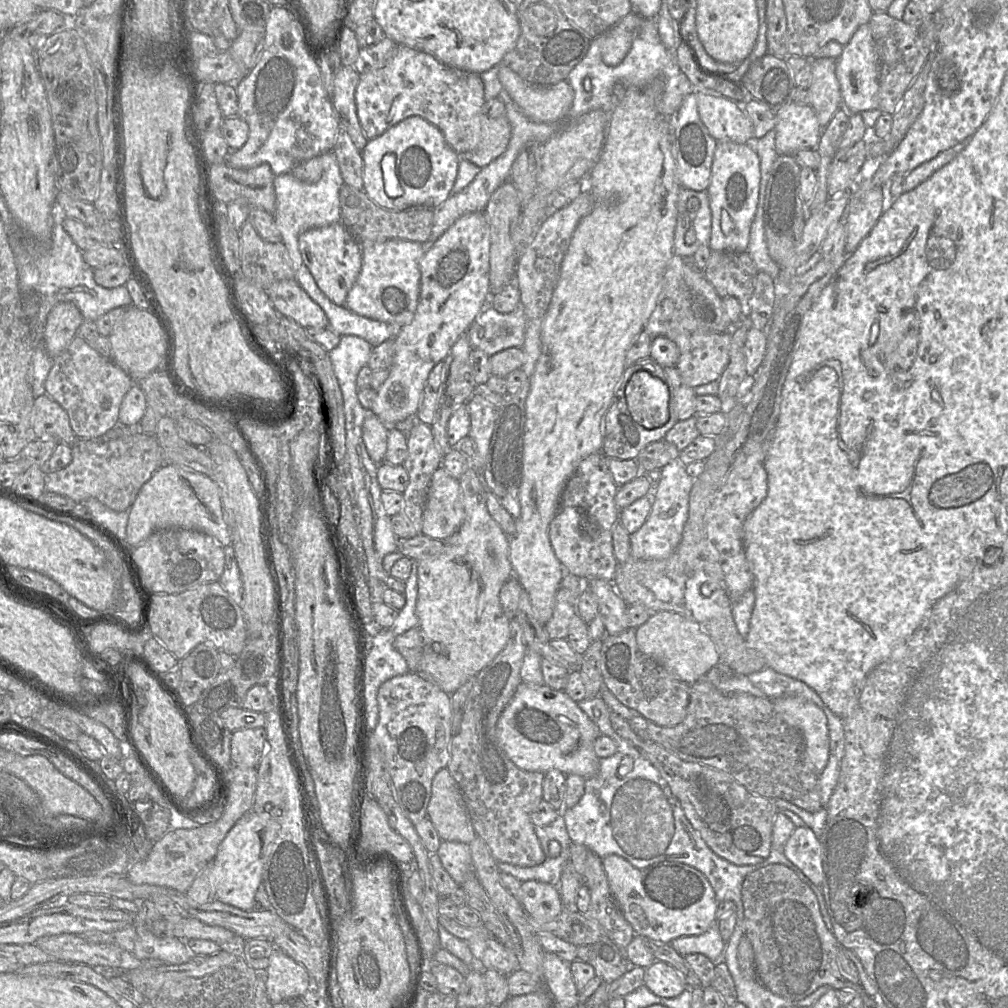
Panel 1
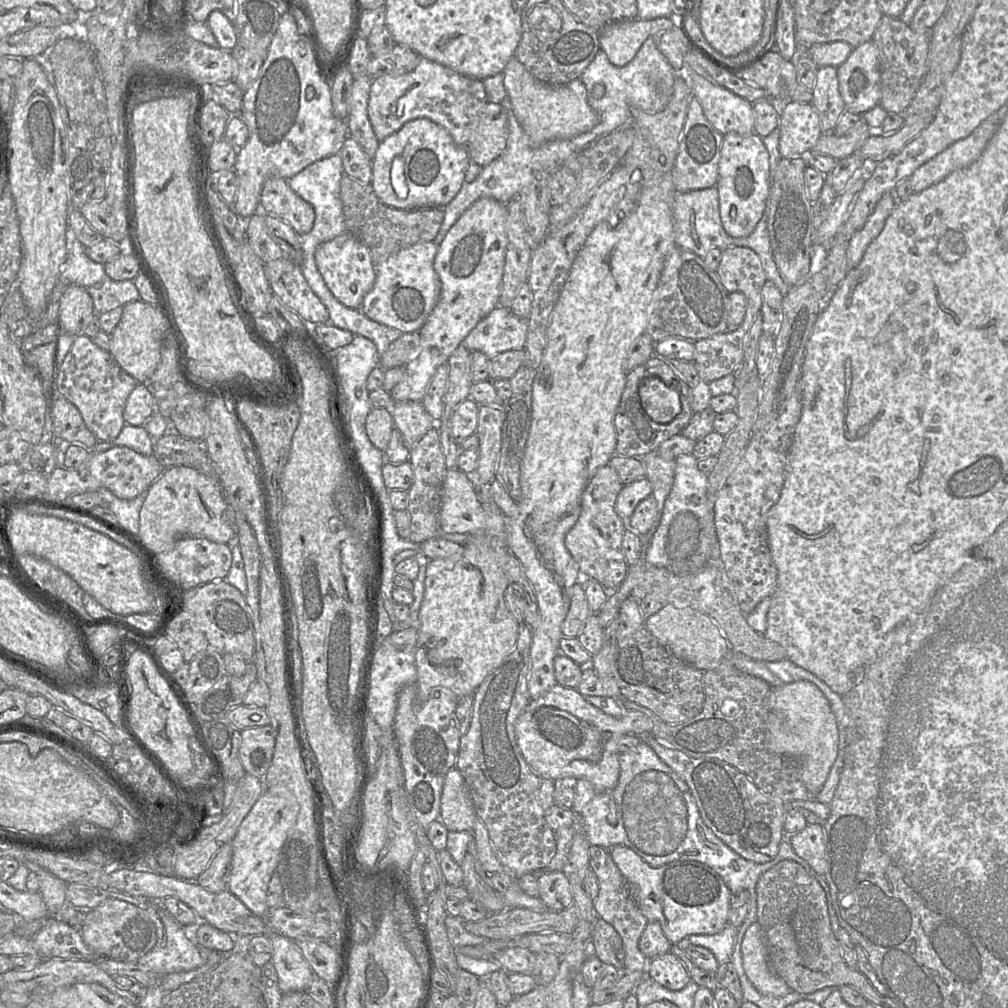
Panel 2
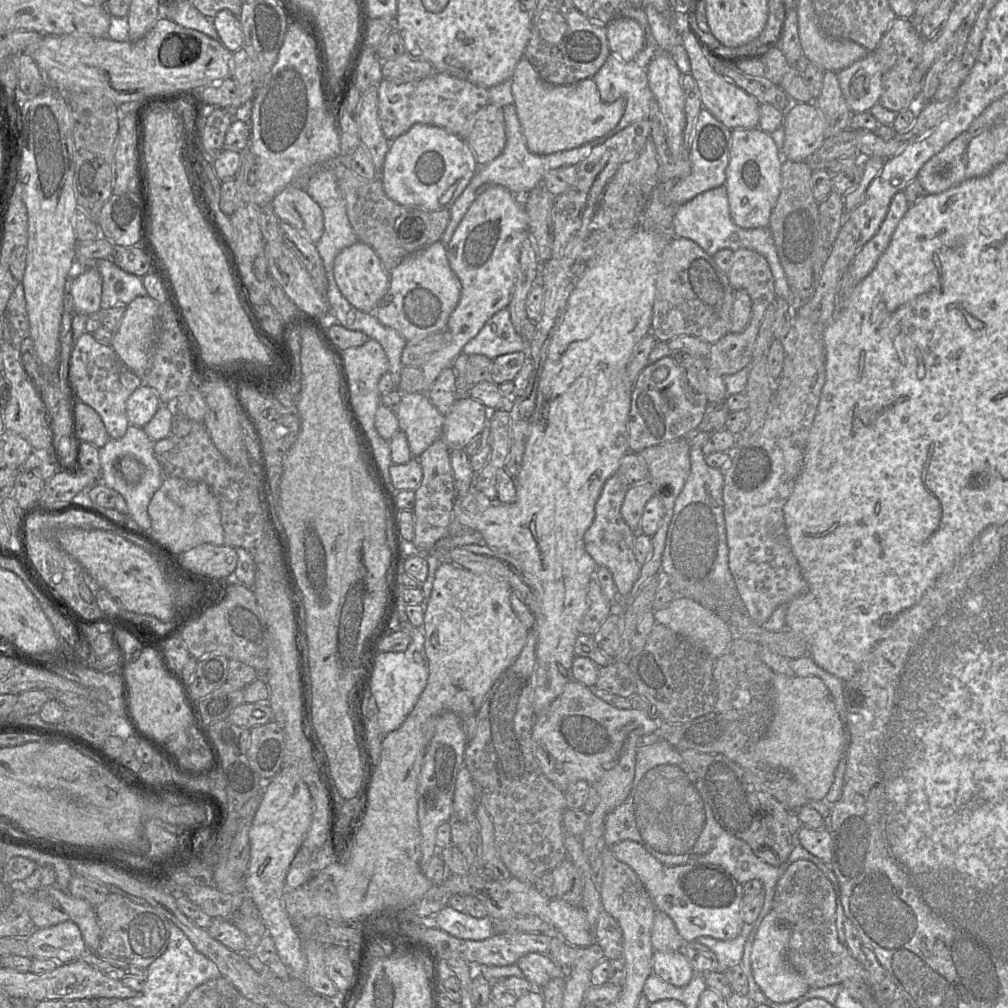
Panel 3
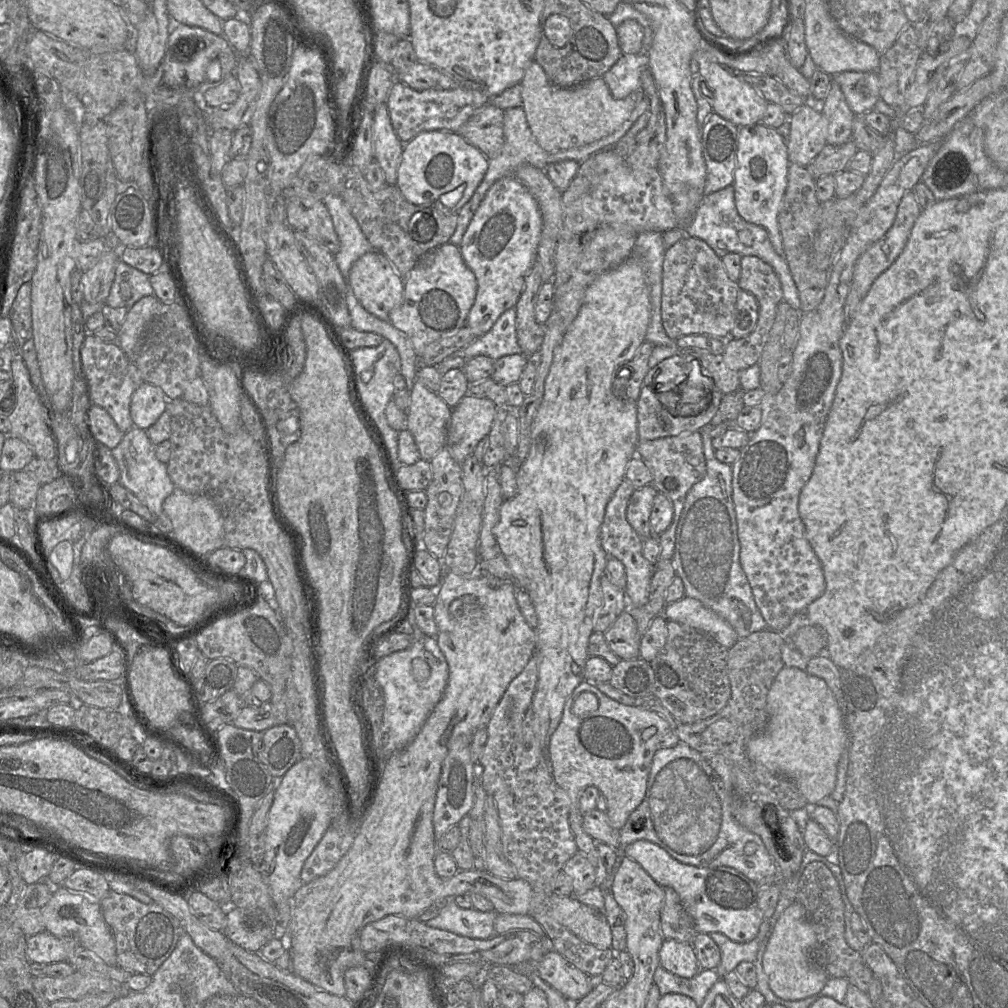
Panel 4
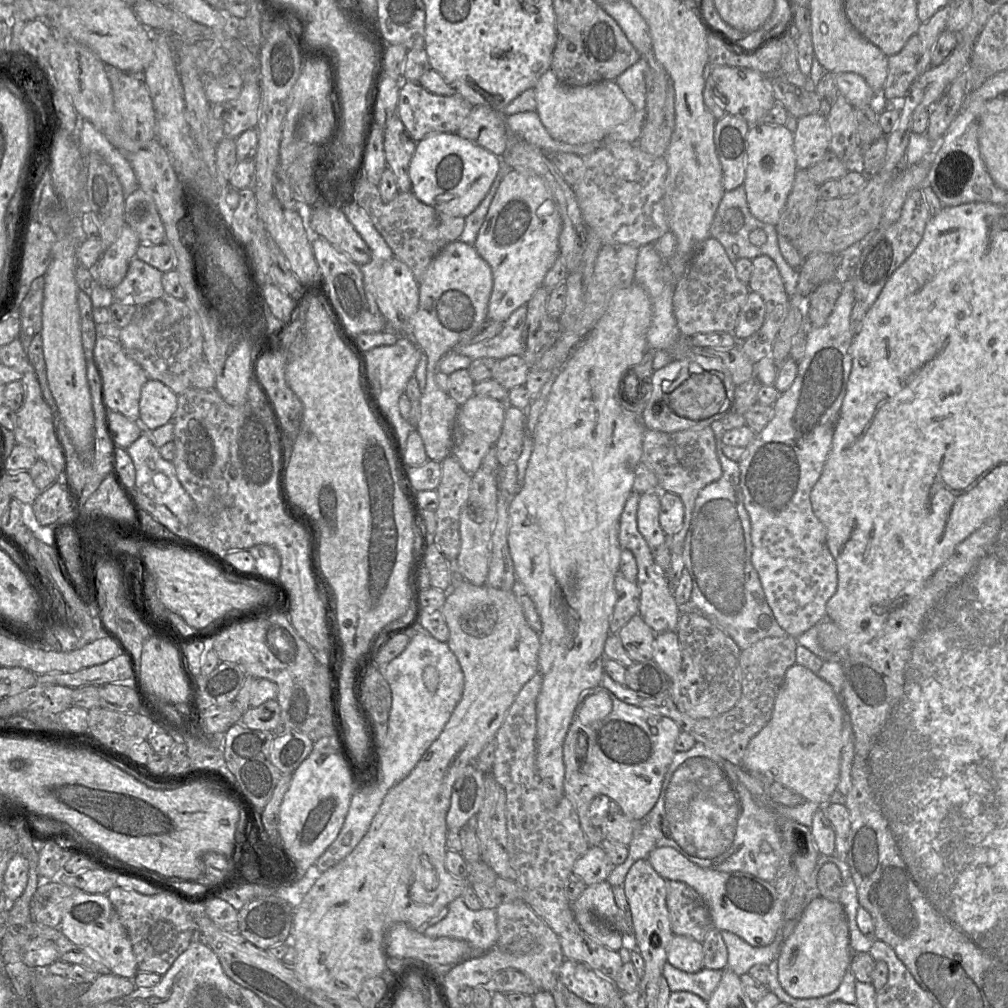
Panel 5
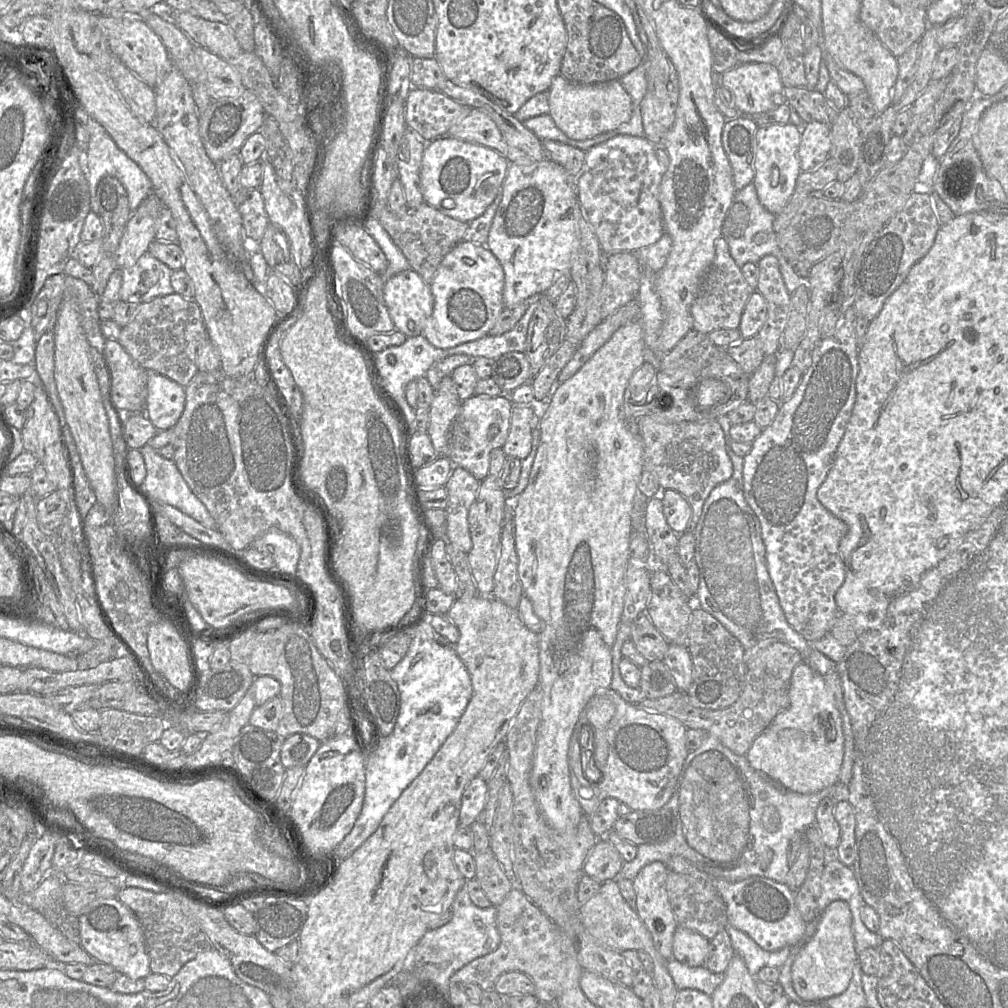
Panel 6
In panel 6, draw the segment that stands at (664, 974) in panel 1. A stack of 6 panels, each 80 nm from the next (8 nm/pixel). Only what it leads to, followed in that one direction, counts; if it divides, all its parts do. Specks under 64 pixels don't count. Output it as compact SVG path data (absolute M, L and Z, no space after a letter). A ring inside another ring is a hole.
M678 927L673 936L672 957L690 967L703 966L709 951L709 940L696 931Z

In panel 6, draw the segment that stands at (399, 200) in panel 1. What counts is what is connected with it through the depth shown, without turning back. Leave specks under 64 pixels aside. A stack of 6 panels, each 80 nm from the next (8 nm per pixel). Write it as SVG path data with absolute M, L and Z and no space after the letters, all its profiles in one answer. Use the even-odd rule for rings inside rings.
M451 137L431 139L420 168L424 201L443 214L470 223L481 216L502 190L510 162L492 148Z

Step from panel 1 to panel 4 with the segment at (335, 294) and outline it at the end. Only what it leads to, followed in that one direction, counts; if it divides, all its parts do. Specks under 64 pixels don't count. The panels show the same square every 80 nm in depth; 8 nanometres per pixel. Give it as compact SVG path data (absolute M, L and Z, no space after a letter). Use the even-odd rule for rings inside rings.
M370 251L357 259L346 278L352 294L361 306L381 320L388 320L390 311L402 302L403 276L397 272L392 262L379 251Z

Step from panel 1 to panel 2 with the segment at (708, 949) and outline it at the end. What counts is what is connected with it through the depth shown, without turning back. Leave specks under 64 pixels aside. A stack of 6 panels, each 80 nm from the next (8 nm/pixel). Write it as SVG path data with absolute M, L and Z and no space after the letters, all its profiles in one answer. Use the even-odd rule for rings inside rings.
M727 926L716 934L690 935L675 945L680 948L690 945L702 946L714 954L719 964L730 963L737 932L738 928Z

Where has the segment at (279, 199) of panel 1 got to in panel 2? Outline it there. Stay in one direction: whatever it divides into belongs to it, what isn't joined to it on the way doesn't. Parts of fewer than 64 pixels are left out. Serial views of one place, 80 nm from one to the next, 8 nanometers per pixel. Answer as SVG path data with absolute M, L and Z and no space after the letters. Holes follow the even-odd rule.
M336 154L328 156L326 158L323 158L308 165L306 168L304 168L302 171L300 171L298 174L296 174L287 181L291 189L306 202L310 203L314 208L315 221L312 230L307 234L300 235L301 246L302 246L301 239L313 239L312 241L313 254L315 254L317 247L322 243L330 241L335 237L344 234L348 231L345 223L345 217L343 213L343 206L341 200L340 185L341 185L341 180L343 178L343 174L344 174L344 169L343 169L342 158L339 154Z

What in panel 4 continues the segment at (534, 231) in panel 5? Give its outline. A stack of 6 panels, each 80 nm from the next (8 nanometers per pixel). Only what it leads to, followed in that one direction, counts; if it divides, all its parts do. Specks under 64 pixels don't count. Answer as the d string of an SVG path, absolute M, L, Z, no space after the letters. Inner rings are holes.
M514 175L502 177L487 191L459 244L463 260L477 280L475 302L467 319L467 327L476 337L487 333L506 310L515 307L525 276L537 260L542 227L537 201Z

